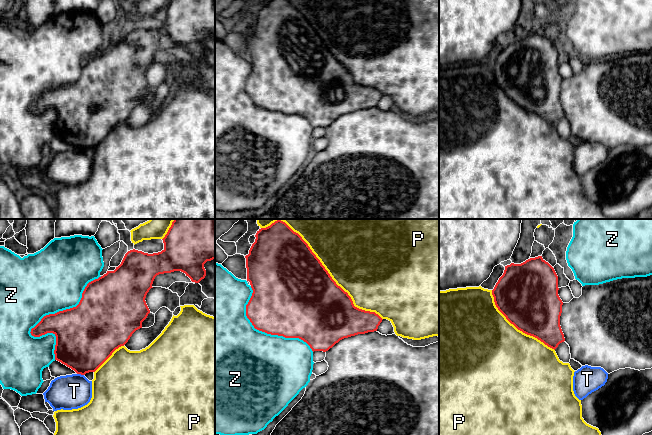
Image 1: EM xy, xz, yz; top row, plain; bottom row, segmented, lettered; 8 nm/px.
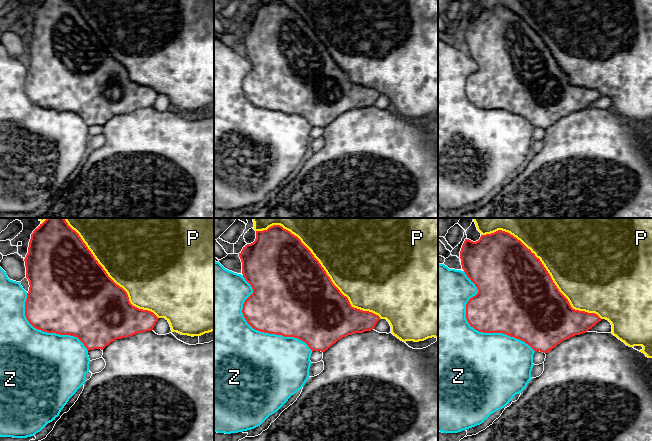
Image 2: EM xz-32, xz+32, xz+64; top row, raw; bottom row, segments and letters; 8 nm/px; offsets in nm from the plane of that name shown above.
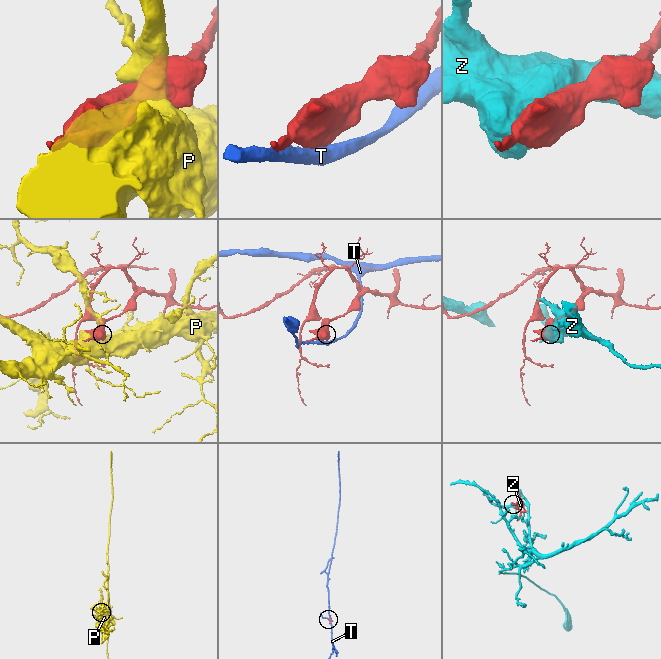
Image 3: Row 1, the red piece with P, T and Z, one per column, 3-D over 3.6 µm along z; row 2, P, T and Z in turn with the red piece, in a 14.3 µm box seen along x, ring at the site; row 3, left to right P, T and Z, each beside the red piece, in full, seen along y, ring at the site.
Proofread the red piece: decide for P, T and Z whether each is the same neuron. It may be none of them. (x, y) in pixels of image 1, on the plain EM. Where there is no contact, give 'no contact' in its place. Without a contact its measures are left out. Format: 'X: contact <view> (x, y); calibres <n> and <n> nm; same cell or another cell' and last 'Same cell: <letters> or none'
P: contact xz (331, 54); calibres 500 and 480 nm; another cell
T: contact xy (80, 149); calibres 440 and 280 nm; another cell
Z: contact xy (46, 91); calibres 320 and 500 nm; another cell
Same cell: none

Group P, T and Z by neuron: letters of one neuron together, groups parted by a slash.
P / T / Z

